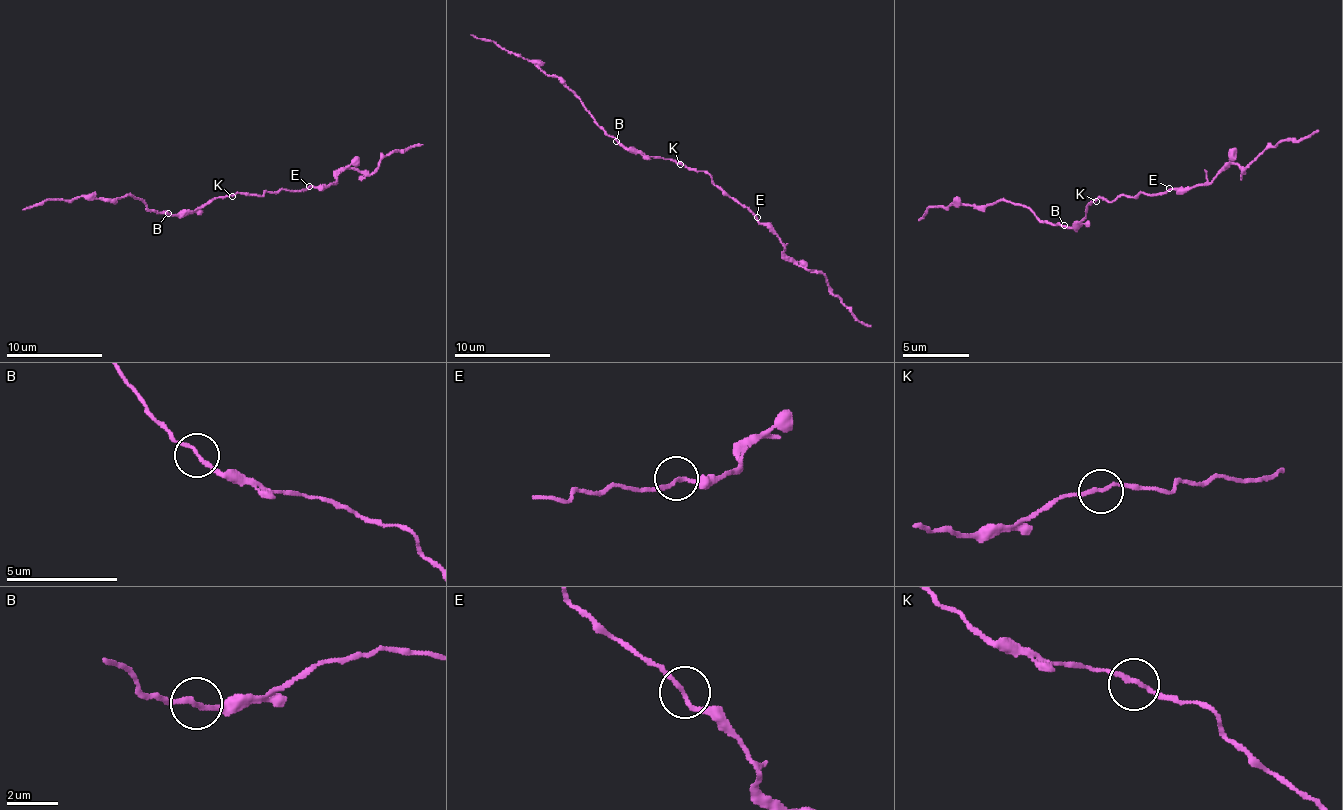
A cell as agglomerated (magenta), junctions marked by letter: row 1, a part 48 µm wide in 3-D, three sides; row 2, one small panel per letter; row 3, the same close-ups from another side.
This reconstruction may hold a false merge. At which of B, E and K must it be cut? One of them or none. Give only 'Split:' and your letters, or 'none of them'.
Split: B

